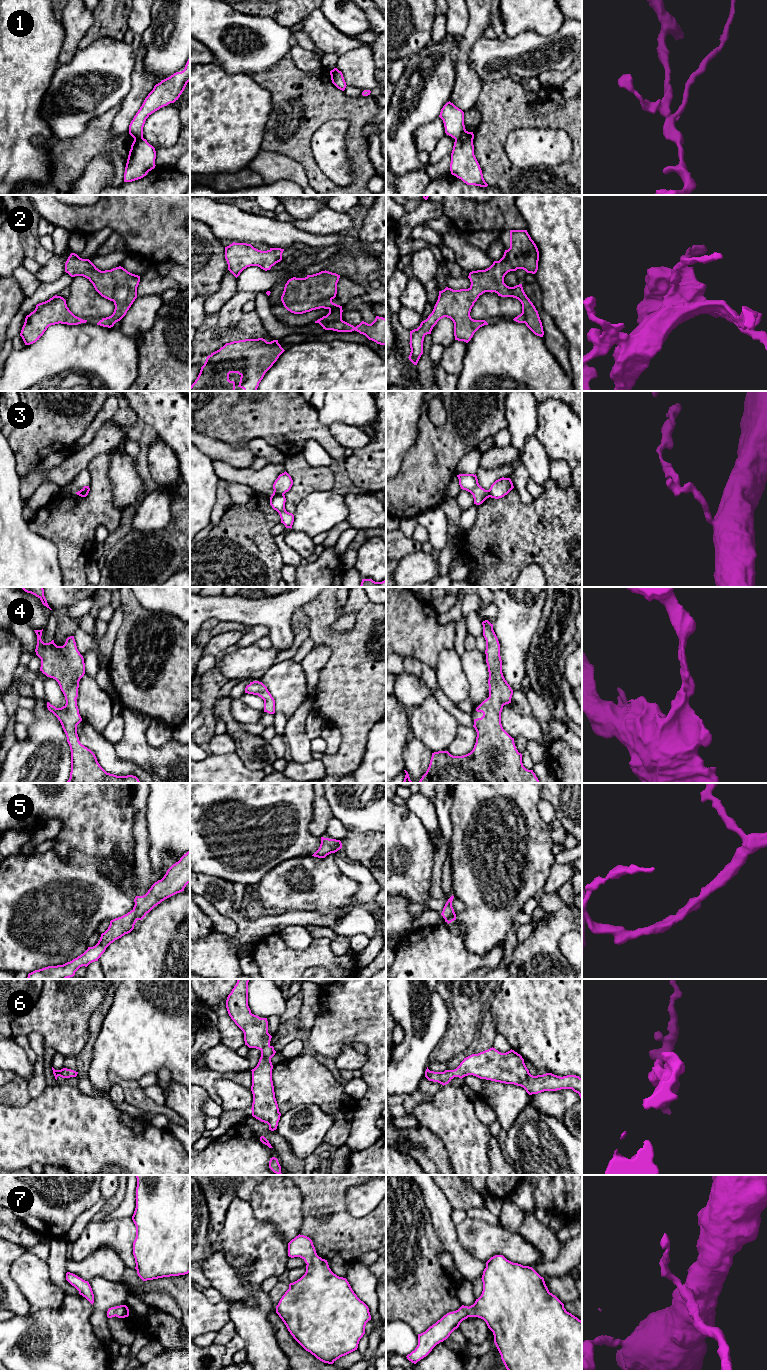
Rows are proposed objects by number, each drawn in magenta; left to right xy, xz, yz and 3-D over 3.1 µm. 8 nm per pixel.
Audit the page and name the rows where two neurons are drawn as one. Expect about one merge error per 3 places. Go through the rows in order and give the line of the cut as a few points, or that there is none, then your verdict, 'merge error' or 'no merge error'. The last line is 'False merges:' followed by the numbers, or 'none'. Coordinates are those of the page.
1: cut yz (465, 130), (455, 140); merge error
2: cut none; no merge error
3: cut xz (273, 492), (283, 494); merge error
4: cut none; no merge error
5: cut none; no merge error
6: cut none; no merge error
7: cut none; no merge error
False merges: 1, 3

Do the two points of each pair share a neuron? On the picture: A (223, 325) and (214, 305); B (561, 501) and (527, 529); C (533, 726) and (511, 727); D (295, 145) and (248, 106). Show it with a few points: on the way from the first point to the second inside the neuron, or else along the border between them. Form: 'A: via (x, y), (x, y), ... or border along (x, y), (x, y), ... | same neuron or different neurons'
A: border along (234, 295), (218, 312) | different neurons
B: via (552, 510), (548, 514), (540, 514), (536, 520) | same neuron
C: via (528, 726), (516, 726) | same neuron
D: border along (272, 98), (272, 109), (260, 144) | different neurons

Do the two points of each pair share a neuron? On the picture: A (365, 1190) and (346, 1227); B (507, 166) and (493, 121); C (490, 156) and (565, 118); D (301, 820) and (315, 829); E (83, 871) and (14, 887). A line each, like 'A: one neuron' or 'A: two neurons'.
A: two neurons
B: one neuron
C: one neuron
D: two neurons
E: one neuron

